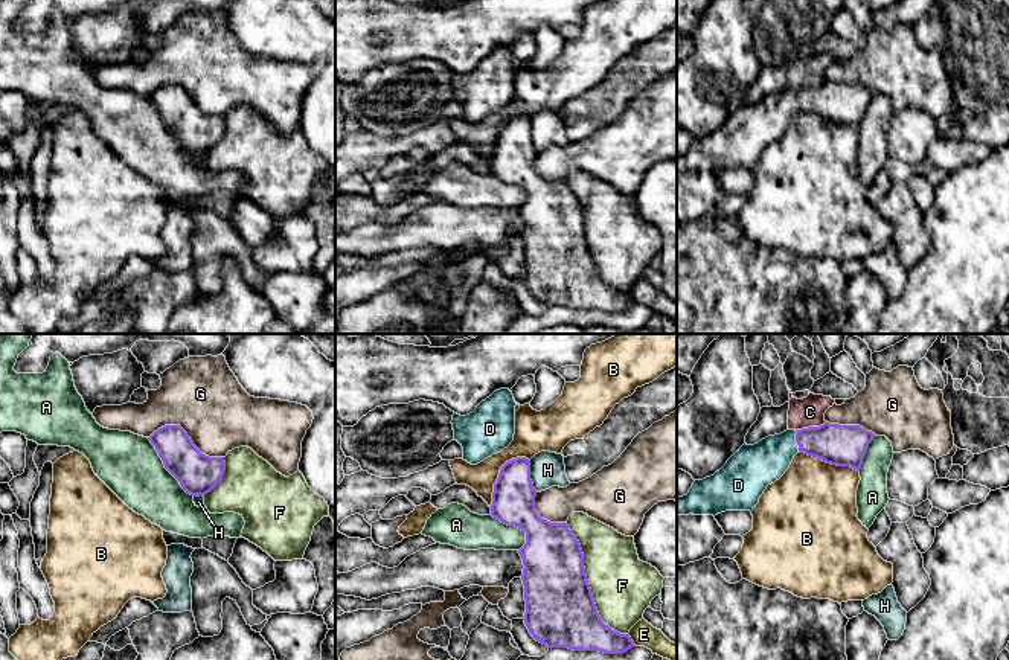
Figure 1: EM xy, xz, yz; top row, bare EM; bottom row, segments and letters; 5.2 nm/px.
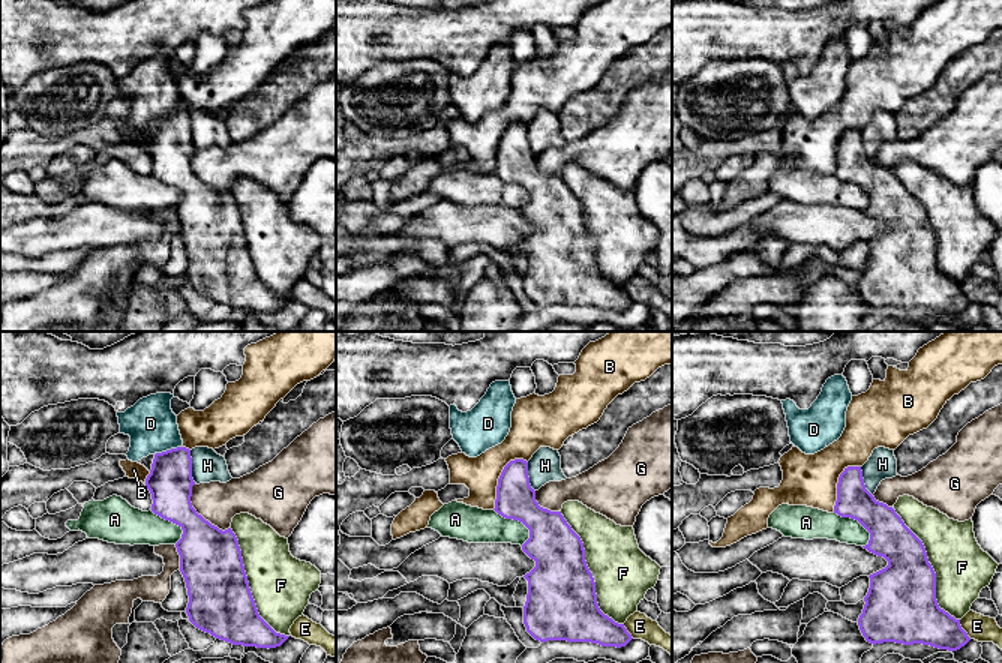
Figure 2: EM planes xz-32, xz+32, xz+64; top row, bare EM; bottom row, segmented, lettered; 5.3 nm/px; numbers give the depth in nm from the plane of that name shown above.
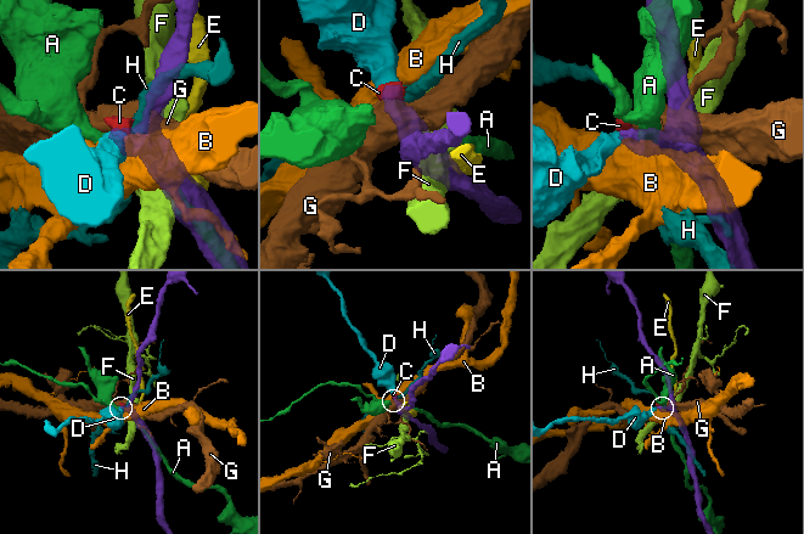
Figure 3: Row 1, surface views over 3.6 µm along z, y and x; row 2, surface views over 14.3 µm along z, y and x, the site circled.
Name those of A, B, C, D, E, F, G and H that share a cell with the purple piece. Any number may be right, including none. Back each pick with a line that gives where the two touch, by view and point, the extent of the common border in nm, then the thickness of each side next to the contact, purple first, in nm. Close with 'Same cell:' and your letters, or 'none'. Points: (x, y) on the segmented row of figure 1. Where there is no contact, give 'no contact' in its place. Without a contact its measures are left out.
D: yz (796, 441) | 110 nm | 220/240 nm
Same cell: D

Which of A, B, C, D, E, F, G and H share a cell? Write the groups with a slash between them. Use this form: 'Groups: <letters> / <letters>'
Groups: A / B / C / D / E / F / G / H

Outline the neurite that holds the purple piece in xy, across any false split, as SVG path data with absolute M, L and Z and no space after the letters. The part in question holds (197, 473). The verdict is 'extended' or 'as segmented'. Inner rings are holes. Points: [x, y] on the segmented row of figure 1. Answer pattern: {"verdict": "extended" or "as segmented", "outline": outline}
{"verdict": "as segmented", "outline": "M165 425L148 439L187 494L204 497L223 480L224 457L203 454L180 425Z"}

